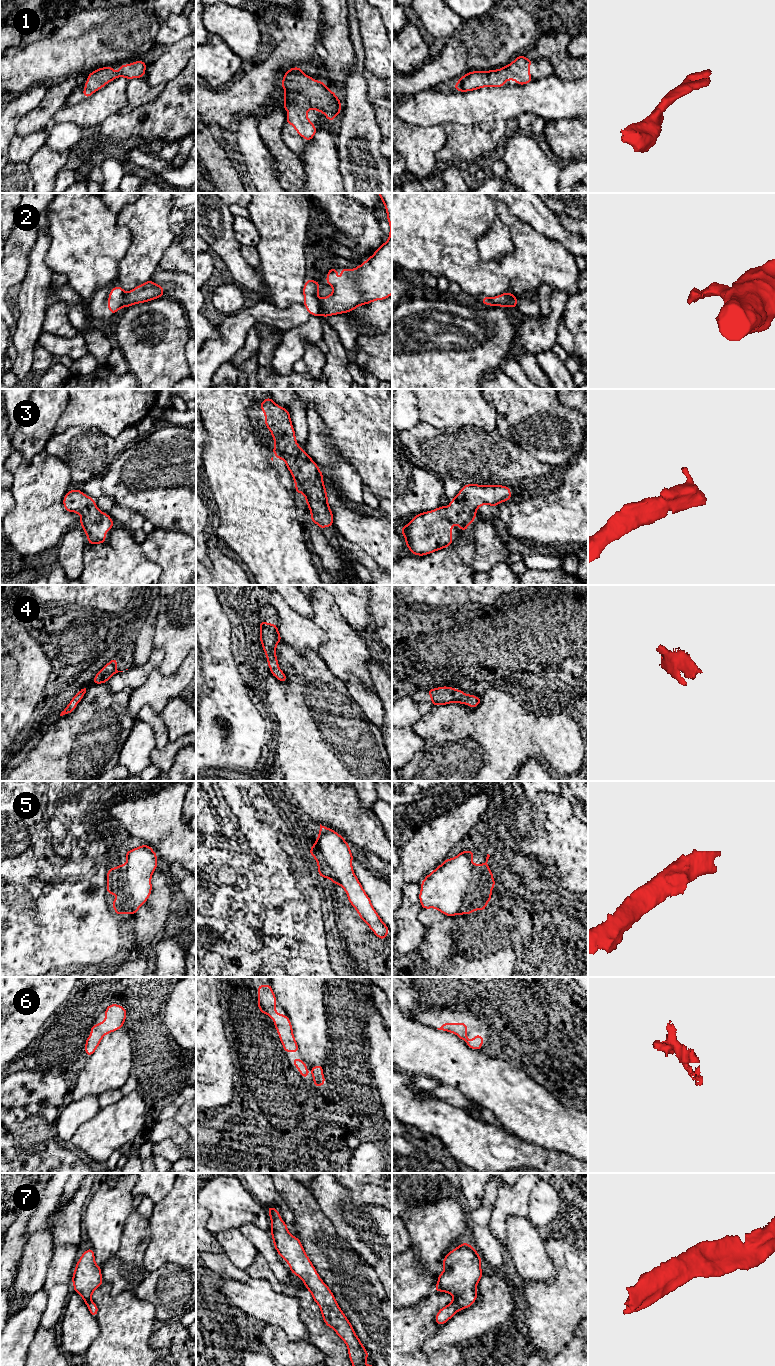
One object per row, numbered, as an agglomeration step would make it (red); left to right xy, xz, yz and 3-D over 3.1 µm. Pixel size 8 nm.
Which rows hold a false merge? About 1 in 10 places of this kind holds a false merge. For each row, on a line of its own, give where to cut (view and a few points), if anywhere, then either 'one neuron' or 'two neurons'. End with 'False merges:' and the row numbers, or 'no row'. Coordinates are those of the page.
1: no cut | one neuron
2: no cut | one neuron
3: no cut | one neuron
4: no cut | one neuron
5: no cut | one neuron
6: no cut | one neuron
7: no cut | one neuron
False merges: no row

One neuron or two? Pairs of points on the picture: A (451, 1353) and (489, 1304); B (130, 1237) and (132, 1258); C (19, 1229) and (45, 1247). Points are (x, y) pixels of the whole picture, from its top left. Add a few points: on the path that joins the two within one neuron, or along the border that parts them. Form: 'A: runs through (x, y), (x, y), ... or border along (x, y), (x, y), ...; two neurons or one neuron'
A: border along (479, 1339), (466, 1344), (444, 1345), (434, 1351); two neurons
B: runs through (132, 1242), (132, 1253); one neuron
C: border along (26, 1242), (20, 1265); two neurons

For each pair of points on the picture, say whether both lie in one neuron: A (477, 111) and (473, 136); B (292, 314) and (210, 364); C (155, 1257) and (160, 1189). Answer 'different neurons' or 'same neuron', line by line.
A: different neurons
B: same neuron
C: different neurons

